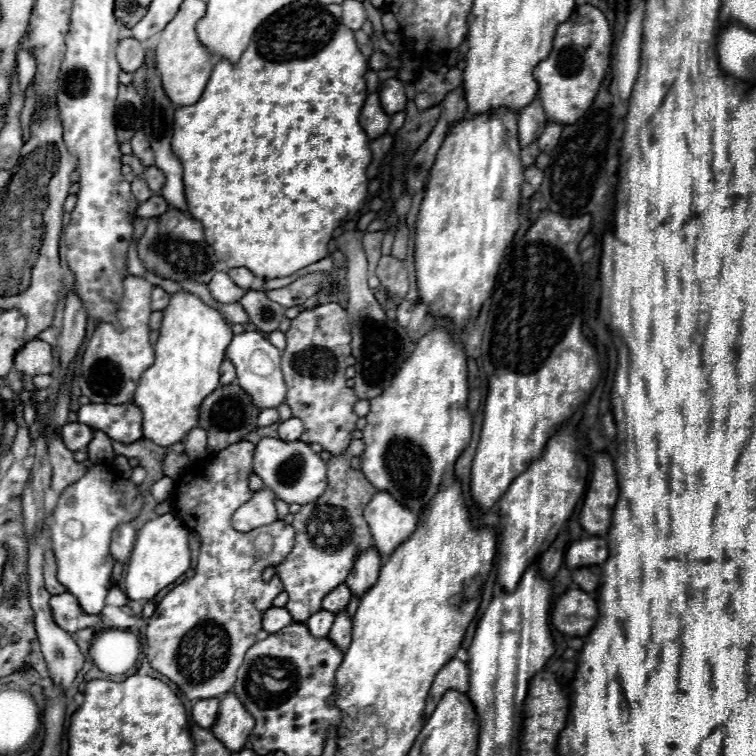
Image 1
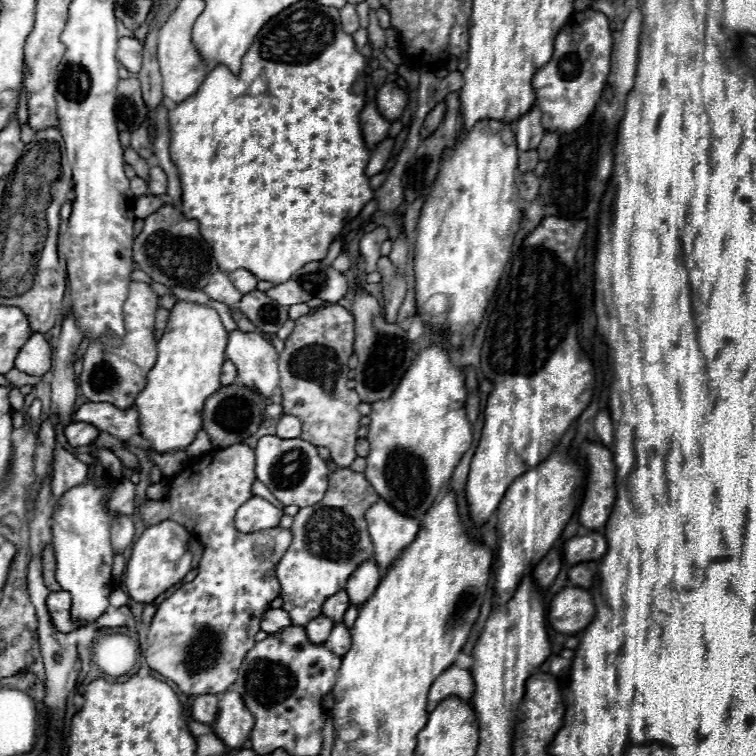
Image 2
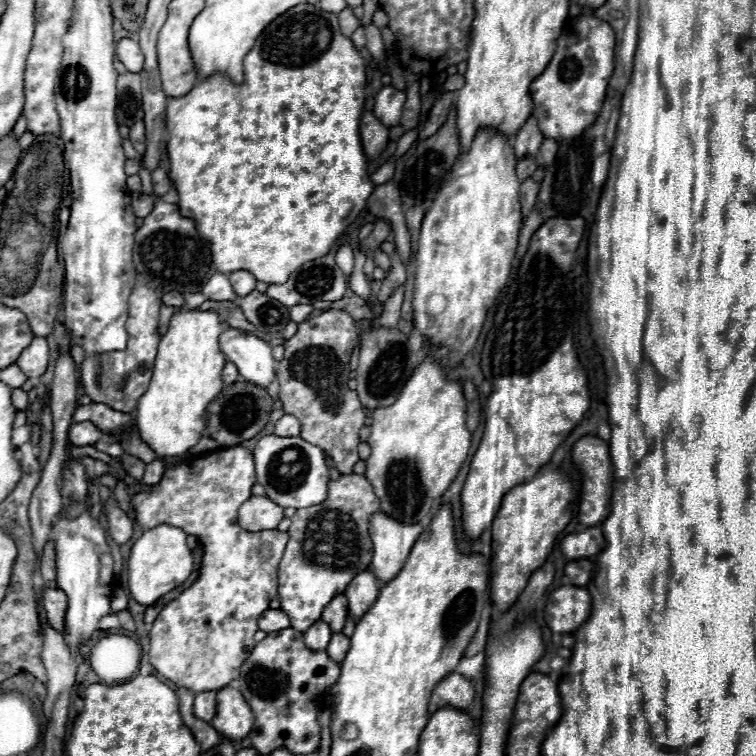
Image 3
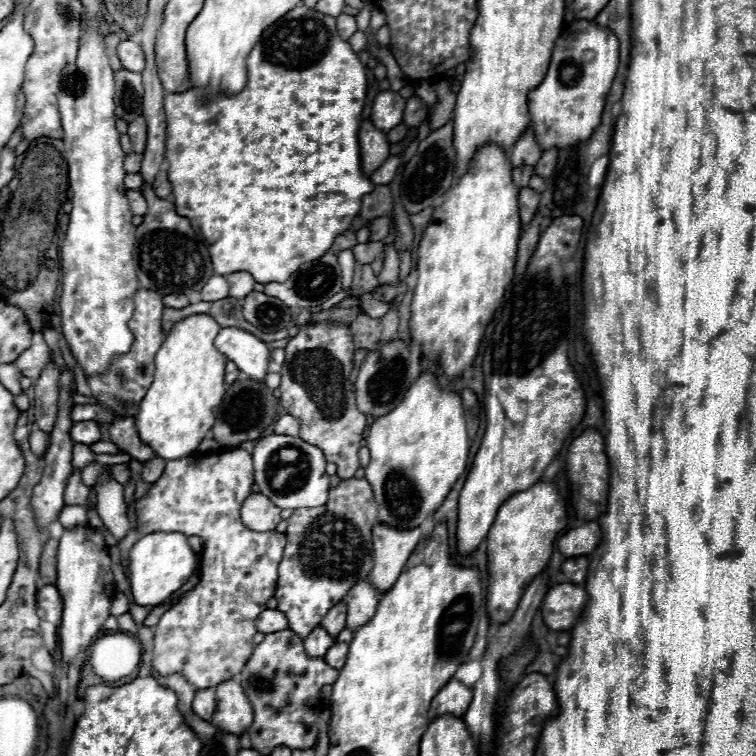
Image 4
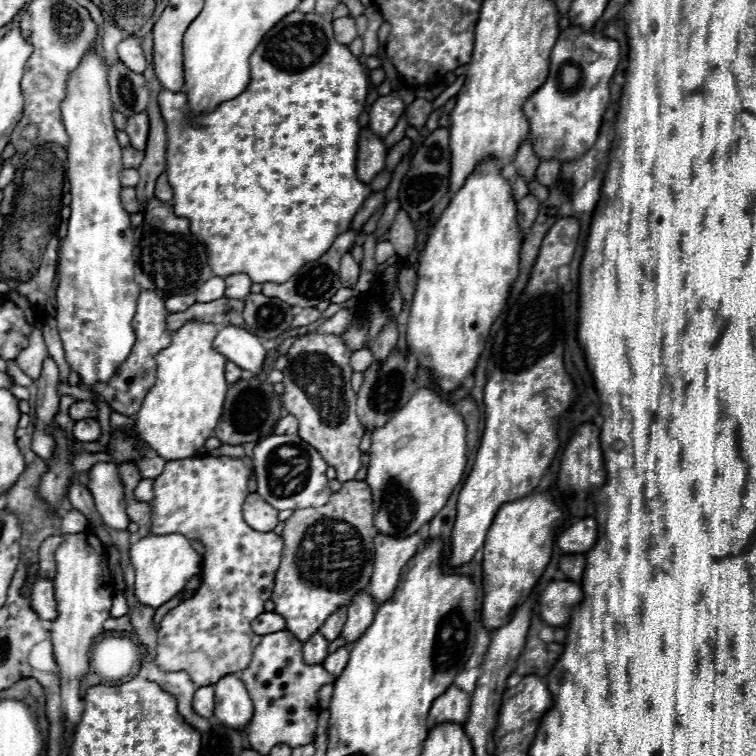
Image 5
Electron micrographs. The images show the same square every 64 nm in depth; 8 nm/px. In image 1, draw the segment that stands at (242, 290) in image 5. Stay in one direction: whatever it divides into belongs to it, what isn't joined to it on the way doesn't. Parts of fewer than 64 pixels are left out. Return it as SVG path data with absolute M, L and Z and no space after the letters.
M230 268L228 276L244 290L250 290L254 286L254 282L256 282L256 276L250 270L246 270L246 268Z

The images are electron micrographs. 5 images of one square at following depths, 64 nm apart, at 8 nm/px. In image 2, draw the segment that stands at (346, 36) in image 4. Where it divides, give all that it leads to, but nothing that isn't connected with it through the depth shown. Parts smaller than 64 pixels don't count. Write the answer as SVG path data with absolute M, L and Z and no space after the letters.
M346 4L342 10L340 10L340 22L342 22L342 30L352 34L360 28L358 24L358 14L356 14L356 6L354 4Z

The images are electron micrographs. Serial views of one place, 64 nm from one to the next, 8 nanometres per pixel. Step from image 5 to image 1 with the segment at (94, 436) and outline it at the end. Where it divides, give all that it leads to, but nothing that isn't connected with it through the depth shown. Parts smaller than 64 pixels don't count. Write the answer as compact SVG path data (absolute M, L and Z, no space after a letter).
M74 422L74 424L64 426L62 438L64 438L66 448L76 452L76 450L84 450L90 444L90 440L94 438L94 430L90 426L86 426L86 424Z

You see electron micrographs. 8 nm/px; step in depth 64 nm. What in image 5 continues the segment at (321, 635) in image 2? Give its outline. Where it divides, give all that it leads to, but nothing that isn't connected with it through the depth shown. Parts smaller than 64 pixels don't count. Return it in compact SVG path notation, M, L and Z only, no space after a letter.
M316 632L308 642L304 642L304 654L302 660L304 664L322 664L324 658L328 656L328 640L324 640L324 636L320 636L320 632Z

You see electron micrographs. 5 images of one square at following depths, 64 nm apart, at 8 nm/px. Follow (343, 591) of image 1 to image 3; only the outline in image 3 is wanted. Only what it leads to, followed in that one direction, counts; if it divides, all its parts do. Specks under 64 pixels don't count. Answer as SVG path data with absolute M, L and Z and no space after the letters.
M342 594L336 596L328 604L328 608L324 608L324 612L322 612L322 620L330 626L332 632L340 632L344 628L346 616L348 616L348 608L346 608L346 598Z

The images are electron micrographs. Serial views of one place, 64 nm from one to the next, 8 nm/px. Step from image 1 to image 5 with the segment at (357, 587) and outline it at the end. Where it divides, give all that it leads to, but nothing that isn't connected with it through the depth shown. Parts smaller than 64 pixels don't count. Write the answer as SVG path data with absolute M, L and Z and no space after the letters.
M364 590L356 594L356 600L352 600L352 604L348 606L348 620L342 628L342 638L346 640L346 646L352 646L368 628L368 624L372 624L372 616L376 612L376 602L372 600L372 596Z

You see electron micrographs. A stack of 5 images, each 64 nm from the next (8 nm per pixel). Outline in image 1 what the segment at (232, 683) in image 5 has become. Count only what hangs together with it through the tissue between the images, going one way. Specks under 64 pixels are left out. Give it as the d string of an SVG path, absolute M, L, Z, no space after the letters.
M228 692L220 700L220 710L216 724L212 726L214 736L230 750L240 752L254 728L254 718L246 712L244 704L236 698L236 694Z

